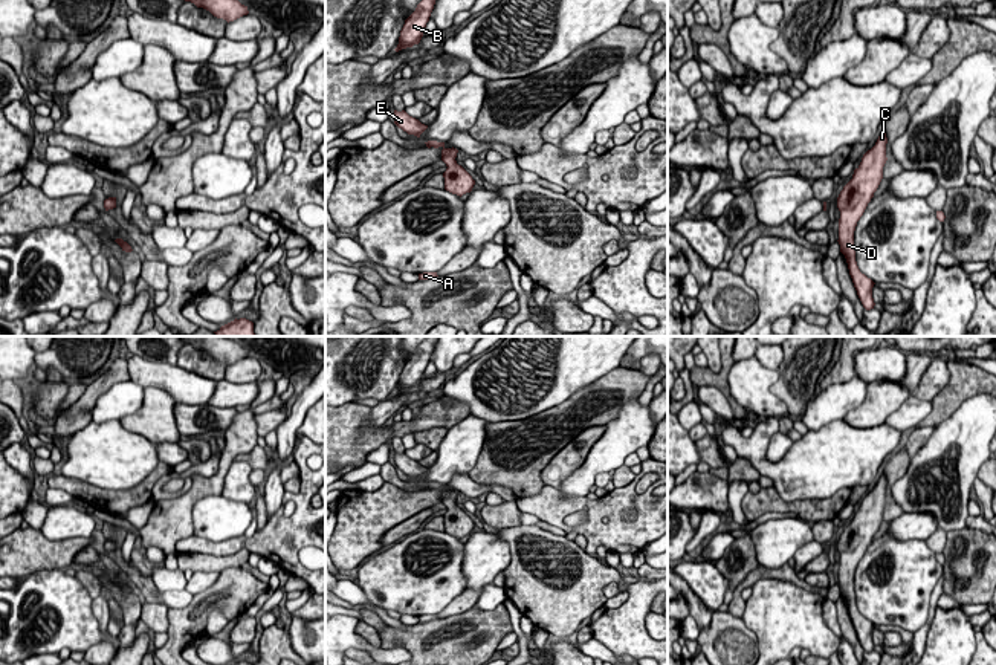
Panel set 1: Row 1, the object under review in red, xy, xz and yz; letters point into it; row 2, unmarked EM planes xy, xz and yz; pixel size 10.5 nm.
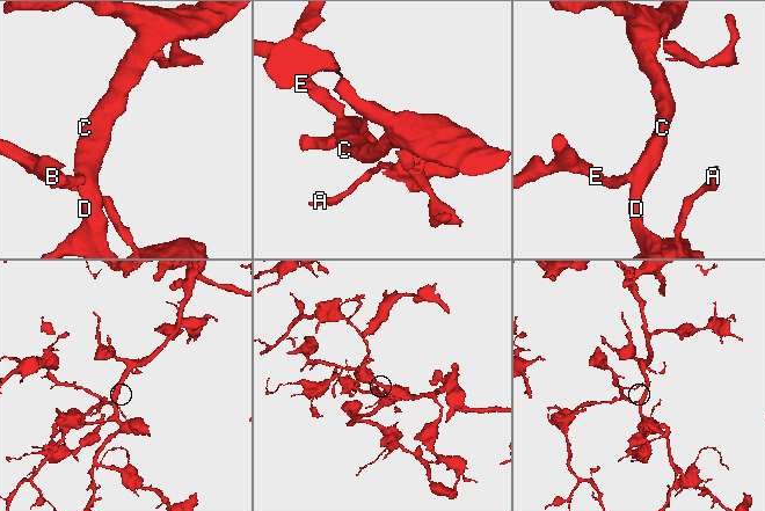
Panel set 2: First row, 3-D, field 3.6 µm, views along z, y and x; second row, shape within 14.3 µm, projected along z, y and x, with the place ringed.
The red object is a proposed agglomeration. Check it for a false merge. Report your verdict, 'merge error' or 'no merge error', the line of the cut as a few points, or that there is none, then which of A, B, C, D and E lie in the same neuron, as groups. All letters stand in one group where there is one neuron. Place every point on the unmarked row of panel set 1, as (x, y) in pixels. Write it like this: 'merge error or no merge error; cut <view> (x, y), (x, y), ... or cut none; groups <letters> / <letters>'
no merge error; cut none; groups A B C D E

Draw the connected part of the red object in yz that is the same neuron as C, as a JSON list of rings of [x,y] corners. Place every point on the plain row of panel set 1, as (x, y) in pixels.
[[[883,472],[875,488],[863,497],[860,508],[854,512],[852,521],[843,529],[837,540],[837,550],[840,553],[837,584],[840,595],[846,601],[857,637],[866,653],[875,648],[872,641],[875,625],[862,616],[857,608],[854,573],[883,521],[883,509],[888,503],[886,486],[888,480]]]

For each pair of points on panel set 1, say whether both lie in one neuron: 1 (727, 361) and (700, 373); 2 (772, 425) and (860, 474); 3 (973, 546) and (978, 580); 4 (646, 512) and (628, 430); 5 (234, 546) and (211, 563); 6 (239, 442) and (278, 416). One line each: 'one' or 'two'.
1: one
2: one
3: one
4: two
5: two
6: two

